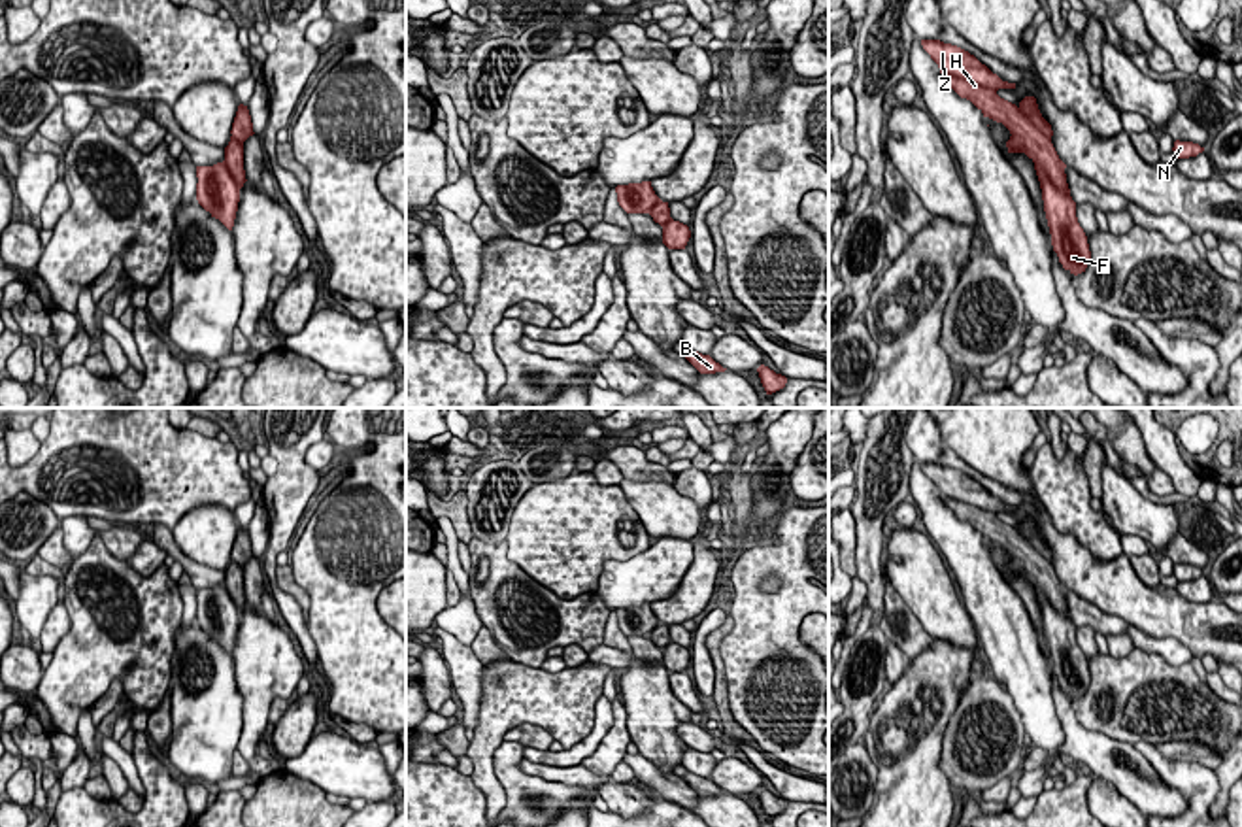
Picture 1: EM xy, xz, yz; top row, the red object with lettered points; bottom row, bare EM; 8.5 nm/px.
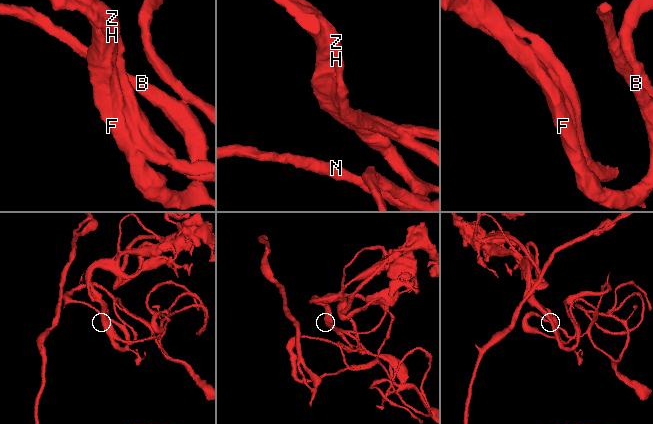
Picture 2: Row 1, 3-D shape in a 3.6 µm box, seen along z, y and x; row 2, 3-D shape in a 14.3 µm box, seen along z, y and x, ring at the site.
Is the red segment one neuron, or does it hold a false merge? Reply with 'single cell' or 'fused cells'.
single cell

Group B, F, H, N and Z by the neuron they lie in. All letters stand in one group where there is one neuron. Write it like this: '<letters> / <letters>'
B F H N Z

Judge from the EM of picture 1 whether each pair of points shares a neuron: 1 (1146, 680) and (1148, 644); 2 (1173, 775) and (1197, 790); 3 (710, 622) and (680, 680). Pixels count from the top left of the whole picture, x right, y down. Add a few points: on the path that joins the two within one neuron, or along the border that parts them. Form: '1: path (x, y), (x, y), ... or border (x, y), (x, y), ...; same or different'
1: border (1135, 646), (1156, 652), (1173, 665), (1190, 661); different
2: path (1178, 775), (1191, 784); same
3: border (691, 680), (699, 691); different

